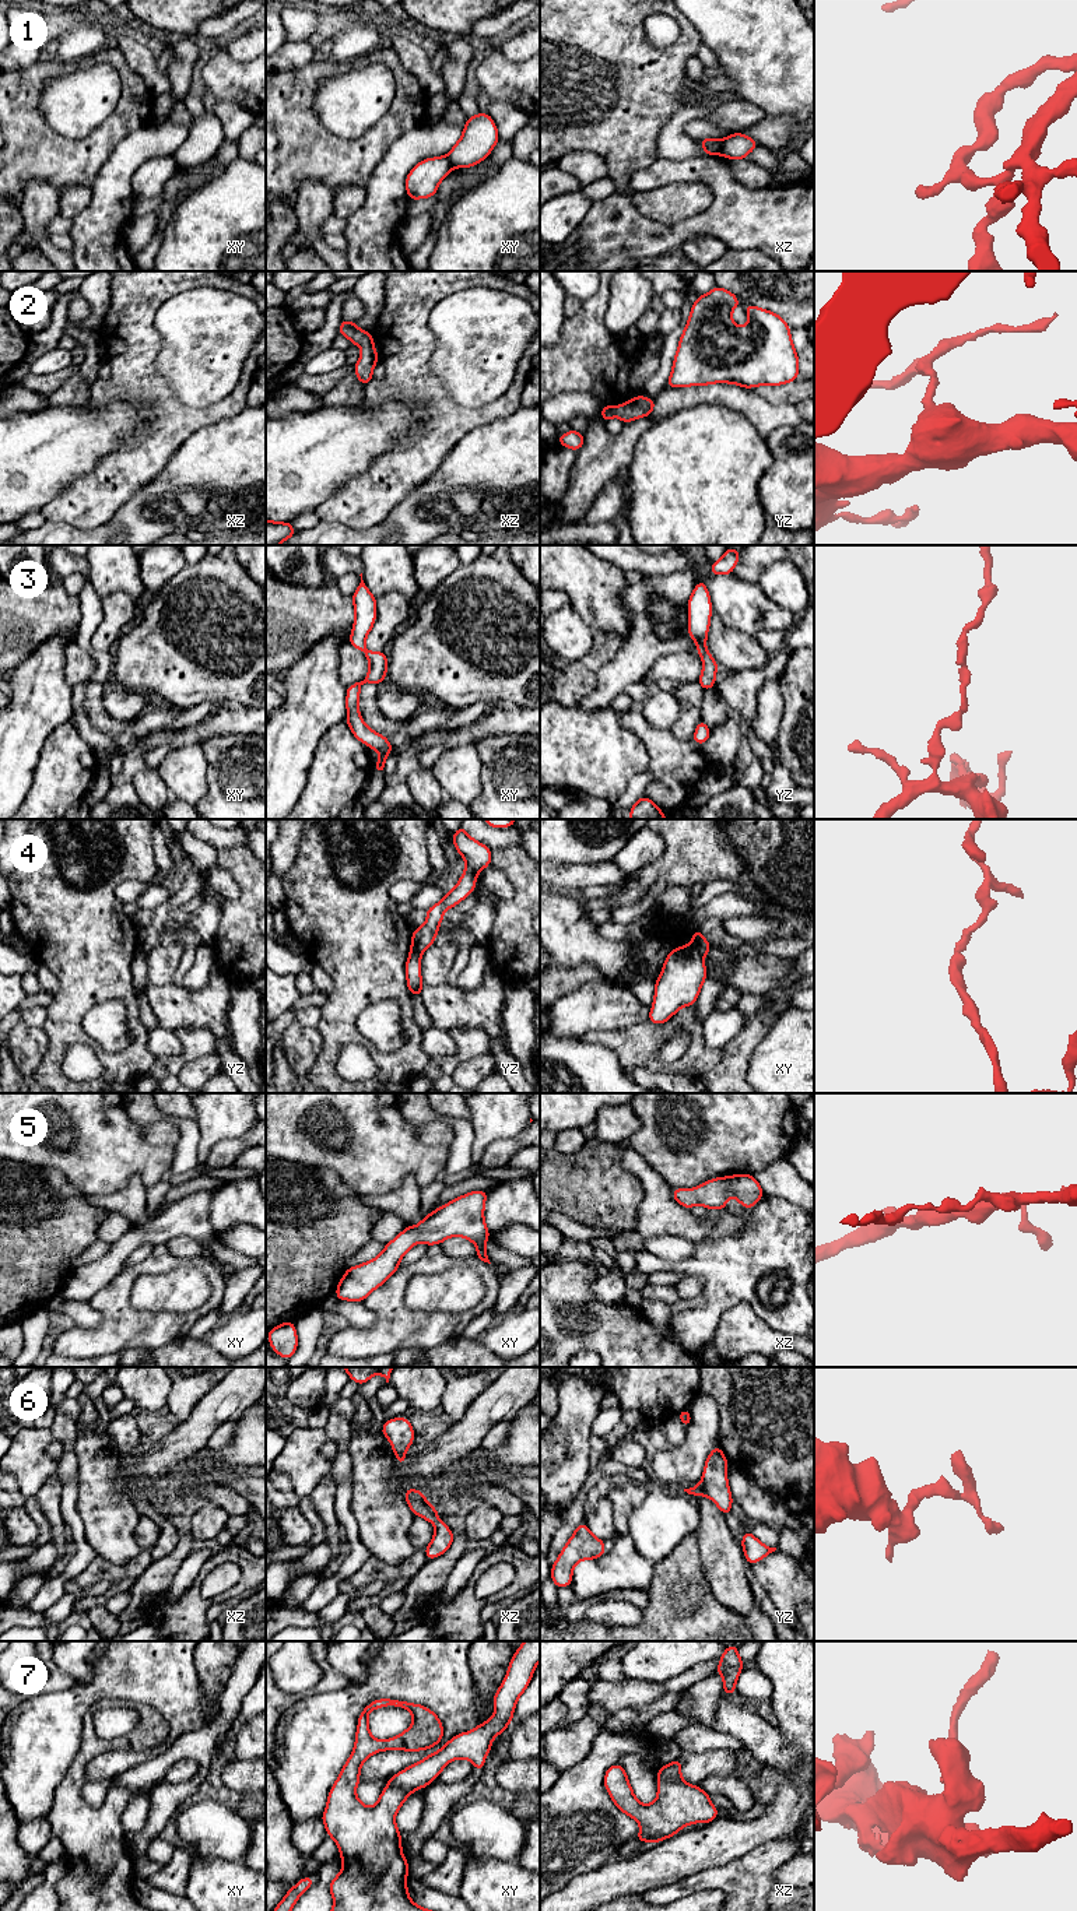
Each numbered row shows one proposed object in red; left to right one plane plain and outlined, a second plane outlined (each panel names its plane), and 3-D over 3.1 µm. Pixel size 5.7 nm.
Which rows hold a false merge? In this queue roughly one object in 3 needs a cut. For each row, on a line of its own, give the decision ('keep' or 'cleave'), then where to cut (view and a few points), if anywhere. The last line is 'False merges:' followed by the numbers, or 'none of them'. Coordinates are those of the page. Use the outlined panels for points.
1: keep; cut none
2: keep; cut none
3: keep; cut none
4: cleave; cut xy (691, 944), (702, 956)
5: keep; cut none
6: keep; cut none
7: cleave; cut xy (386, 1785), (414, 1790)
False merges: 4, 7

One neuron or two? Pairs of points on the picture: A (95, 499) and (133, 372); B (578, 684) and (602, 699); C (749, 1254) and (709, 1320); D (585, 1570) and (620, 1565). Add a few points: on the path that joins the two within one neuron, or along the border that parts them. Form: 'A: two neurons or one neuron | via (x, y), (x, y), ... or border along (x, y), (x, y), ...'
A: one neuron | via (127, 467), (162, 432), (162, 403)
B: two neurons | border along (607, 663), (600, 670), (596, 687), (575, 705)
C: one neuron | via (736, 1271), (726, 1282), (716, 1303)
D: one neuron | via (593, 1571), (611, 1571)

